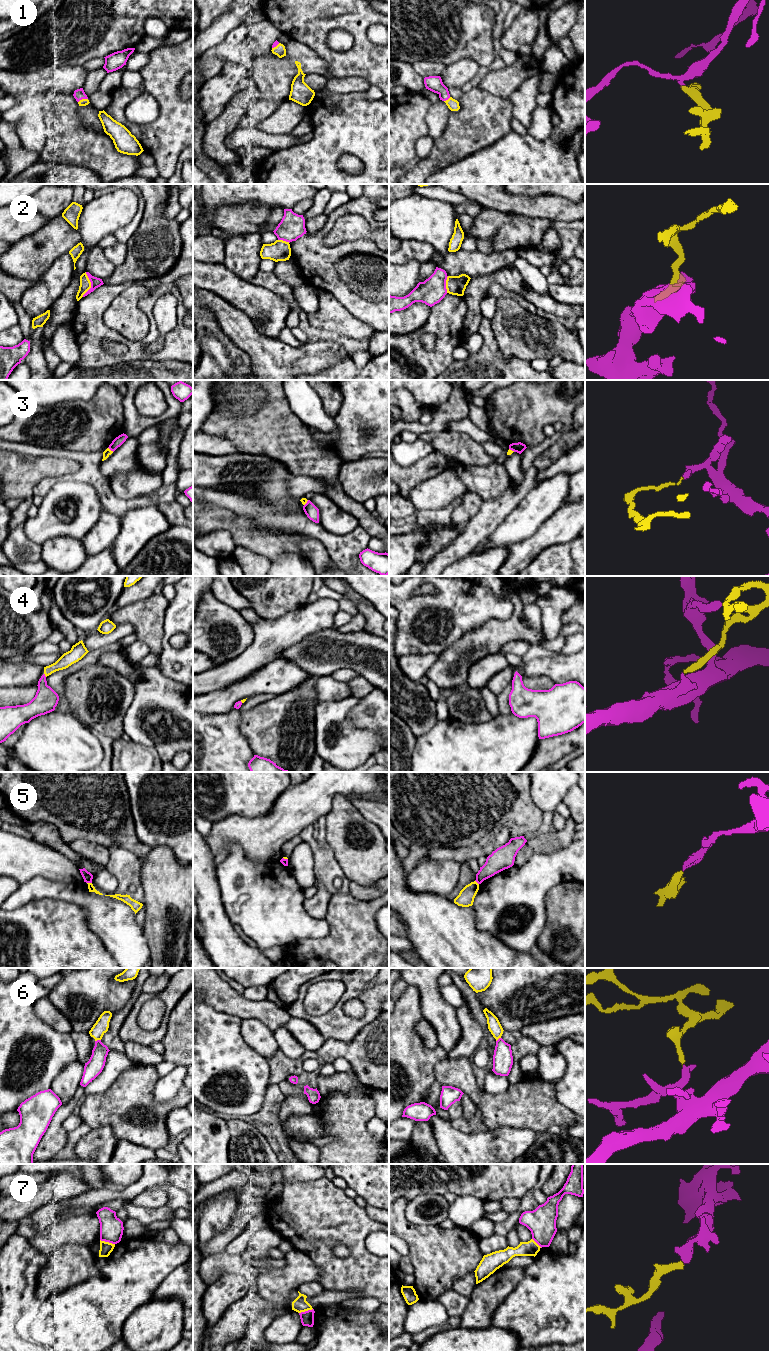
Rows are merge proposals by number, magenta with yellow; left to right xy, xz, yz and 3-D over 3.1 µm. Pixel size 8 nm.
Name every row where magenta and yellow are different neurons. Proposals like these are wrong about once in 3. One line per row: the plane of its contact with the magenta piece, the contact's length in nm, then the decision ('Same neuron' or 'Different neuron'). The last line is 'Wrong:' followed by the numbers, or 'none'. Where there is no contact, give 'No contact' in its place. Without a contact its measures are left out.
1: Touches magenta in xy. Shared border 90 nm. Same neuron
2: Touches magenta in xy. Shared border 200 nm. Same neuron
3: Touches magenta in xy. Shared border 60 nm. Same neuron
4: Touches magenta in xy. Shared border 40 nm. Same neuron
5: Touches magenta in xy. Shared border 40 nm. Different neuron
6: Touches magenta in xy. Shared border 50 nm. Same neuron
7: Touches magenta in xy. Shared border 130 nm. Different neuron
Wrong: 5, 7

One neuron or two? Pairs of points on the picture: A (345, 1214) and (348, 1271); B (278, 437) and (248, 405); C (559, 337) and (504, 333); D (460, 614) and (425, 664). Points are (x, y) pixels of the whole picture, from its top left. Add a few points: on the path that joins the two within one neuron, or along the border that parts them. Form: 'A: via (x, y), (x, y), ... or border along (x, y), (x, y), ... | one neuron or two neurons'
A: via (351, 1228), (355, 1239), (355, 1257) | one neuron
B: via (271, 429), (256, 413) | one neuron
C: via (545, 337), (526, 336), (523, 333), (518, 333) | one neuron
D: border along (408, 654), (438, 655) | two neurons

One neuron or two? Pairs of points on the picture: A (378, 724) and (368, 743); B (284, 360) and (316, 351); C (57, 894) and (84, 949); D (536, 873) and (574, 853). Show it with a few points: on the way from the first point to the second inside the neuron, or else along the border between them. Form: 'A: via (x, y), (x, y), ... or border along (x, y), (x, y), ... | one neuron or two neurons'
A: border along (352, 723), (357, 727), (378, 733) | two neurons
B: via (292, 360), (308, 359) | one neuron
C: border along (36, 900), (65, 900), (82, 909) | two neurons
D: via (545, 871), (565, 862) | one neuron

